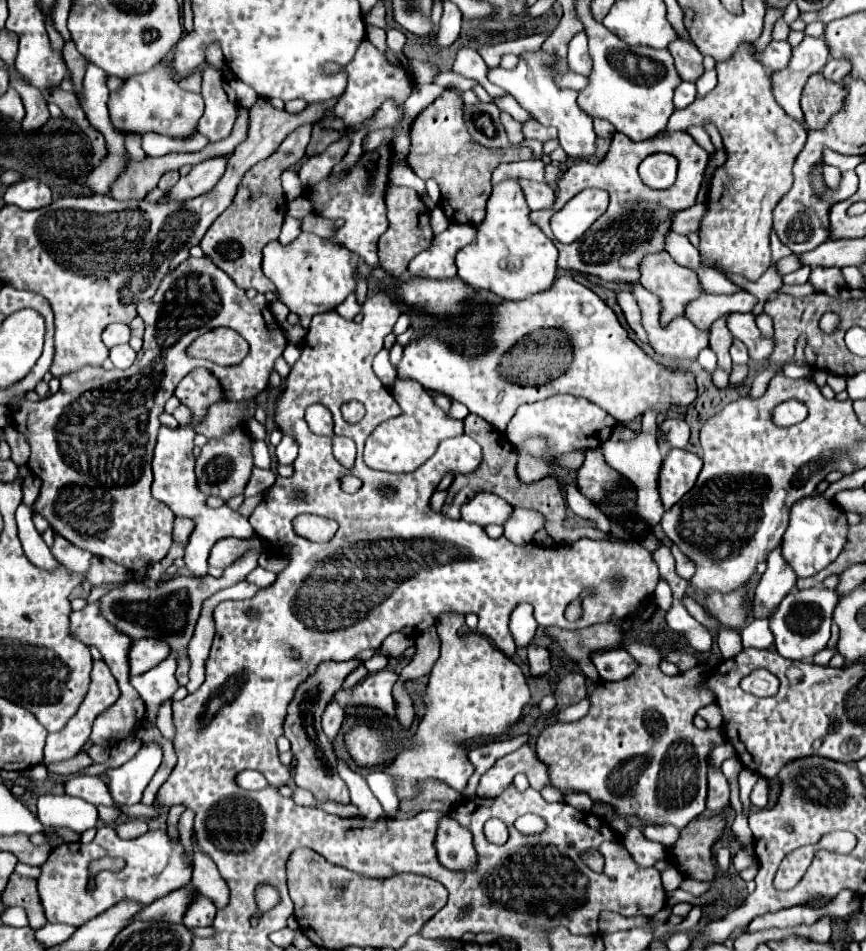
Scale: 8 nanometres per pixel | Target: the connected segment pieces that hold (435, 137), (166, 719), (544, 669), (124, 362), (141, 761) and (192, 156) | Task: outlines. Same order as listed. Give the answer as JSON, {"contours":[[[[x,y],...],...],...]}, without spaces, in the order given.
{"contours":[[[[448,91],[440,99],[436,99],[430,107],[426,107],[410,127],[410,149],[406,155],[408,167],[420,179],[434,179],[440,187],[440,205],[446,217],[452,223],[478,225],[486,215],[486,201],[492,193],[490,175],[500,163],[522,161],[534,157],[532,149],[508,149],[494,151],[486,149],[470,139],[462,119],[462,99],[460,91]]],[[[168,699],[162,703],[158,710],[158,717],[156,721],[156,727],[160,730],[162,735],[168,739],[168,741],[174,741],[175,727],[172,721],[172,700]]],[[[534,643],[528,645],[528,665],[530,665],[530,677],[542,677],[550,671],[550,657],[548,657],[548,649],[538,647]]],[[[128,343],[126,345],[118,345],[118,347],[110,349],[110,359],[112,359],[116,369],[128,369],[136,359],[136,351]]],[[[142,743],[138,753],[118,769],[108,771],[110,795],[118,805],[134,805],[162,763],[160,743]]],[[[244,109],[240,113],[240,117],[236,119],[236,125],[234,125],[234,131],[228,139],[224,141],[218,141],[218,143],[208,143],[202,151],[196,151],[196,153],[170,153],[170,155],[164,155],[164,157],[146,157],[144,161],[134,161],[130,159],[124,167],[124,171],[116,177],[116,181],[110,185],[110,195],[118,201],[126,201],[126,199],[144,199],[144,195],[154,189],[160,181],[160,177],[166,173],[166,171],[174,171],[174,169],[180,169],[182,165],[188,165],[188,163],[200,163],[200,161],[206,161],[210,157],[216,157],[216,155],[230,155],[230,151],[234,151],[234,147],[240,143],[242,137],[246,137],[246,117],[248,117],[248,111]]]]}

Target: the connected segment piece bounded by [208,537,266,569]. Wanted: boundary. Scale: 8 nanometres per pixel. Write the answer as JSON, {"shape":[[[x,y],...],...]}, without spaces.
{"shape":[[[220,539],[214,547],[212,547],[212,555],[208,559],[208,565],[210,567],[220,567],[220,569],[226,569],[228,565],[232,565],[238,557],[242,557],[250,547],[258,547],[260,551],[266,547],[262,539],[250,539],[250,541],[244,541],[244,539]]]}

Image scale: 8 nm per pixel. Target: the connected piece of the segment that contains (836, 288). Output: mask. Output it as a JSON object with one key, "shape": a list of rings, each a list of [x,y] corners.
{"shape":[[[814,267],[808,281],[814,287],[814,291],[826,293],[830,297],[838,297],[840,289],[846,287],[846,281],[838,267]]]}

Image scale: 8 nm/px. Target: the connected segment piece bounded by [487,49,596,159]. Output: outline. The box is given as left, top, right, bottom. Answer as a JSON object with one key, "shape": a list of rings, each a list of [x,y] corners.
{"shape":[[[538,49],[538,51],[532,51],[532,53],[518,55],[518,63],[516,63],[516,67],[512,71],[496,67],[489,69],[487,76],[494,85],[498,85],[506,93],[510,93],[530,113],[530,117],[534,121],[538,121],[538,123],[542,123],[546,127],[556,127],[558,129],[560,145],[562,145],[562,149],[570,157],[584,159],[584,157],[592,155],[594,149],[596,149],[596,133],[594,133],[594,127],[592,127],[592,117],[586,115],[578,107],[578,103],[576,103],[578,91],[560,89],[554,83],[554,71],[552,71],[552,67],[568,71],[564,61],[560,61],[560,59],[556,61],[556,55]]]}

